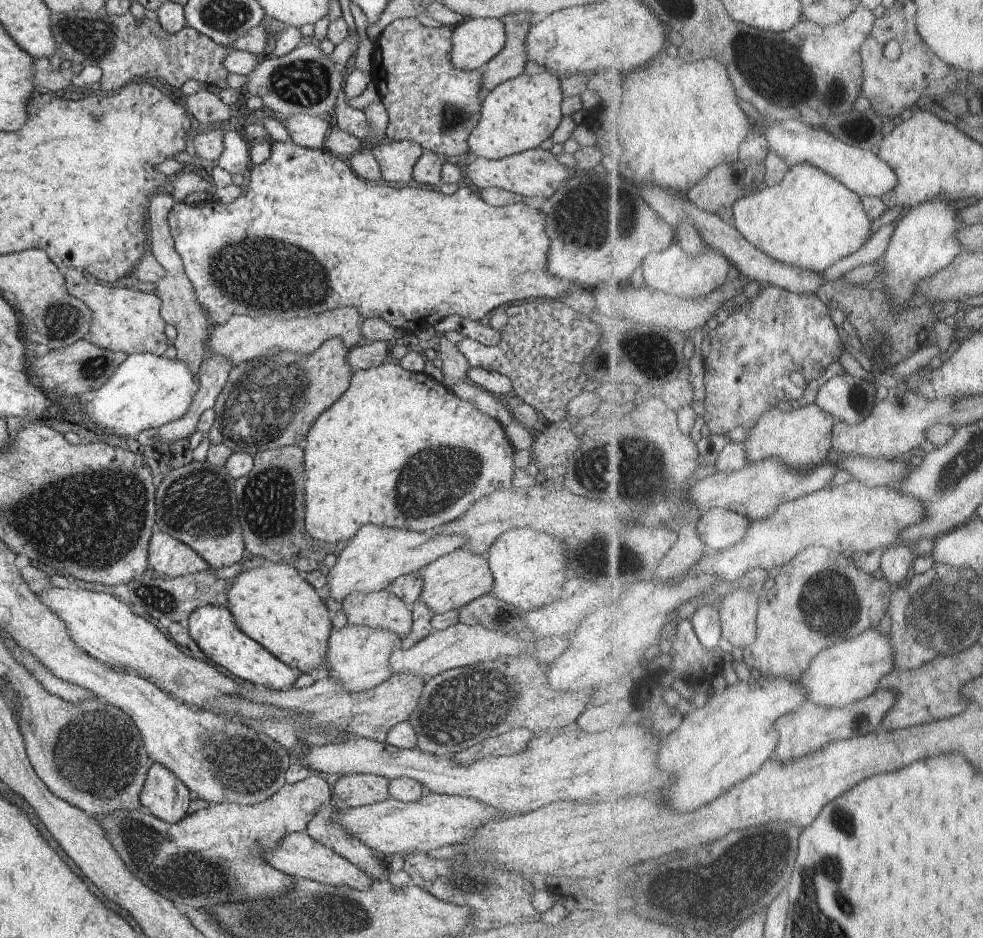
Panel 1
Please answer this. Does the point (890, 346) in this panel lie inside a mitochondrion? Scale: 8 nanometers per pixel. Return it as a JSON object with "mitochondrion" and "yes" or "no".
{"mitochondrion":"yes"}

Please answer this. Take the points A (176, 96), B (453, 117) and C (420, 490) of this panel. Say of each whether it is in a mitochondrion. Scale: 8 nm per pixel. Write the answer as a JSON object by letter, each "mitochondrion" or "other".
{"A":"other","B":"mitochondrion","C":"mitochondrion"}

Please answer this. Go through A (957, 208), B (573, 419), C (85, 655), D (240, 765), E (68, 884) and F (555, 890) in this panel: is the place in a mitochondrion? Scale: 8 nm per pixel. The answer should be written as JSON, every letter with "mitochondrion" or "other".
{"A":"other","B":"other","C":"other","D":"mitochondrion","E":"other","F":"other"}

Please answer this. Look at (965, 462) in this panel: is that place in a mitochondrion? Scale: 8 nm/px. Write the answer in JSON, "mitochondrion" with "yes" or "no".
{"mitochondrion":"yes"}

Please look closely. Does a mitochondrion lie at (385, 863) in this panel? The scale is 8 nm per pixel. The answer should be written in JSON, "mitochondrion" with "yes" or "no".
{"mitochondrion":"no"}

